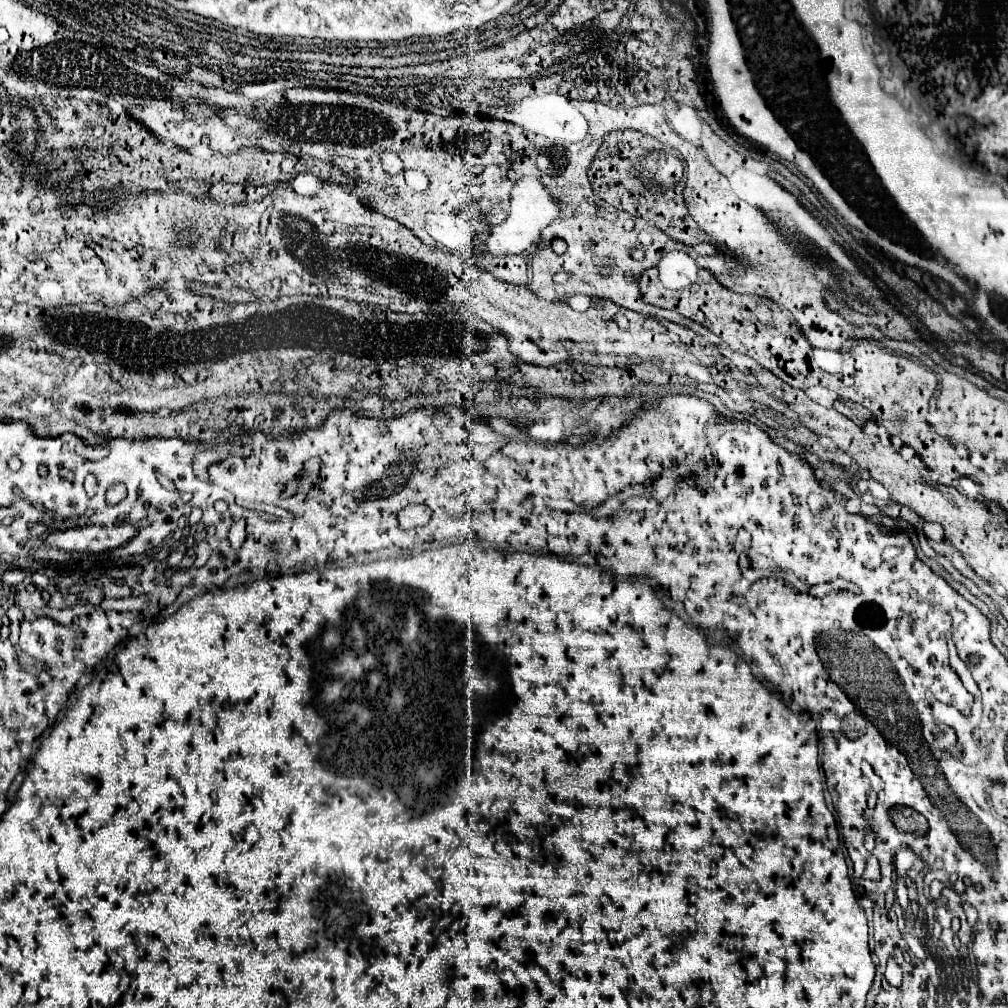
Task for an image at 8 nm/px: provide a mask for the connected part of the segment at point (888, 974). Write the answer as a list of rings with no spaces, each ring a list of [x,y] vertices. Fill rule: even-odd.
[[[891,956],[888,959],[884,977],[887,980],[887,982],[892,986],[899,987],[902,984],[903,979],[902,970],[894,956]]]

